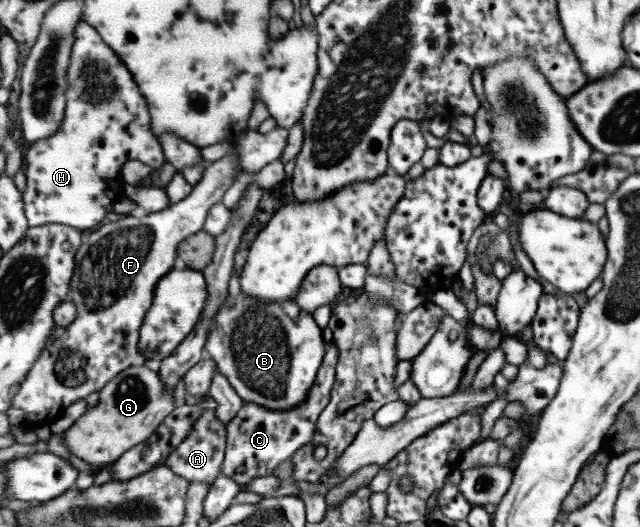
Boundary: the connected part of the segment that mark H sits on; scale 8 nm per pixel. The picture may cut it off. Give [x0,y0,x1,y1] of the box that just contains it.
[24,21,168,230]

